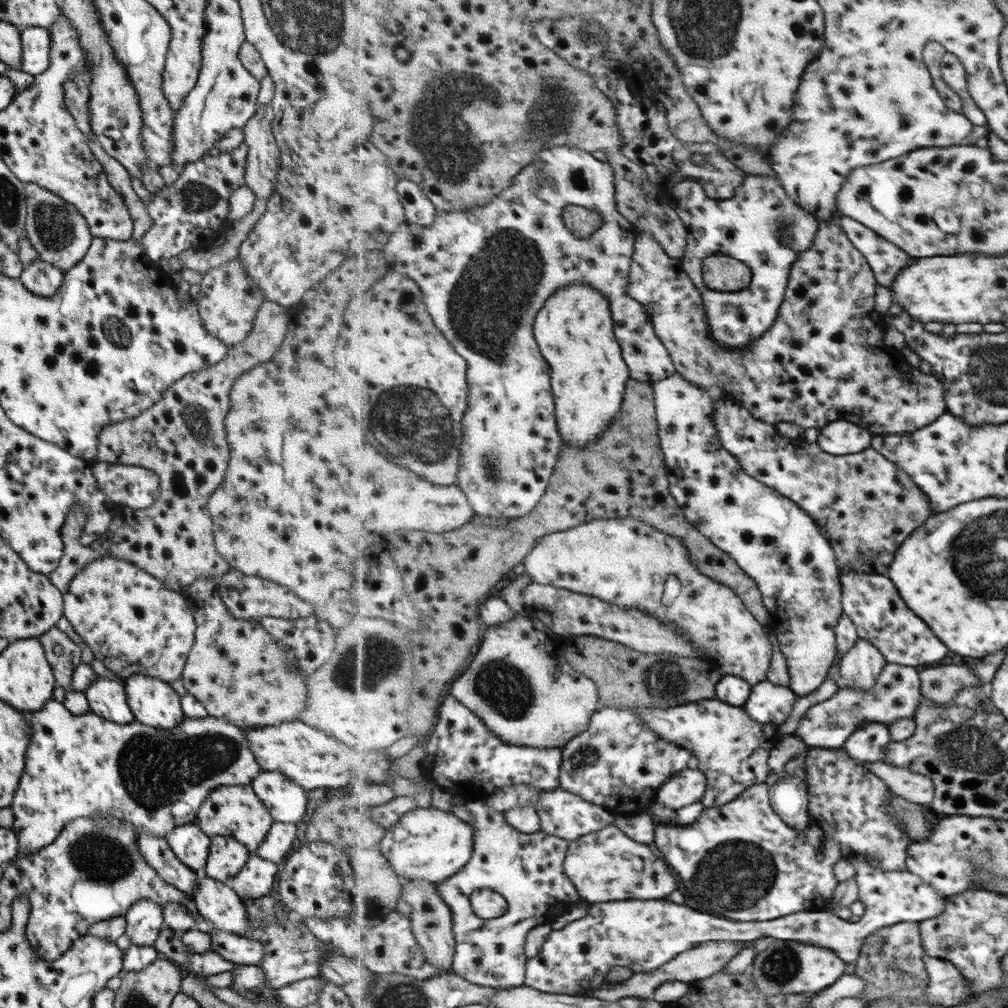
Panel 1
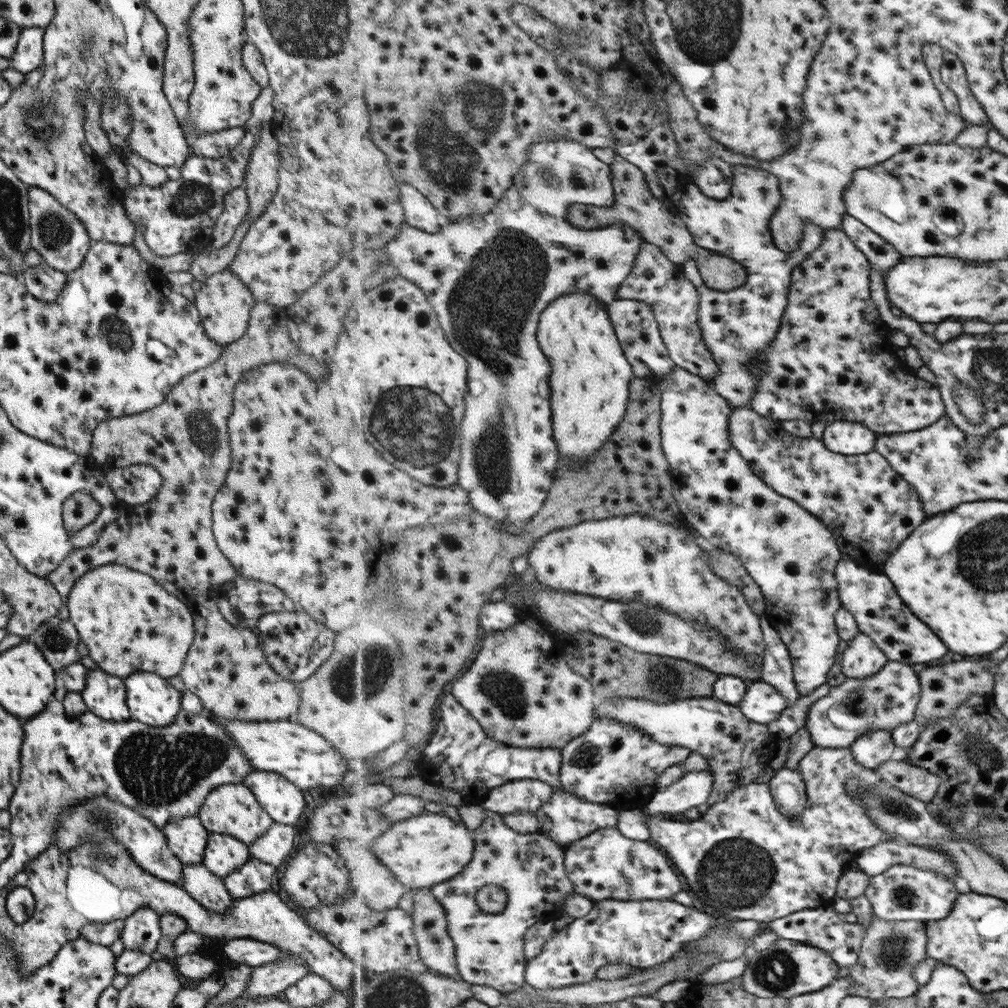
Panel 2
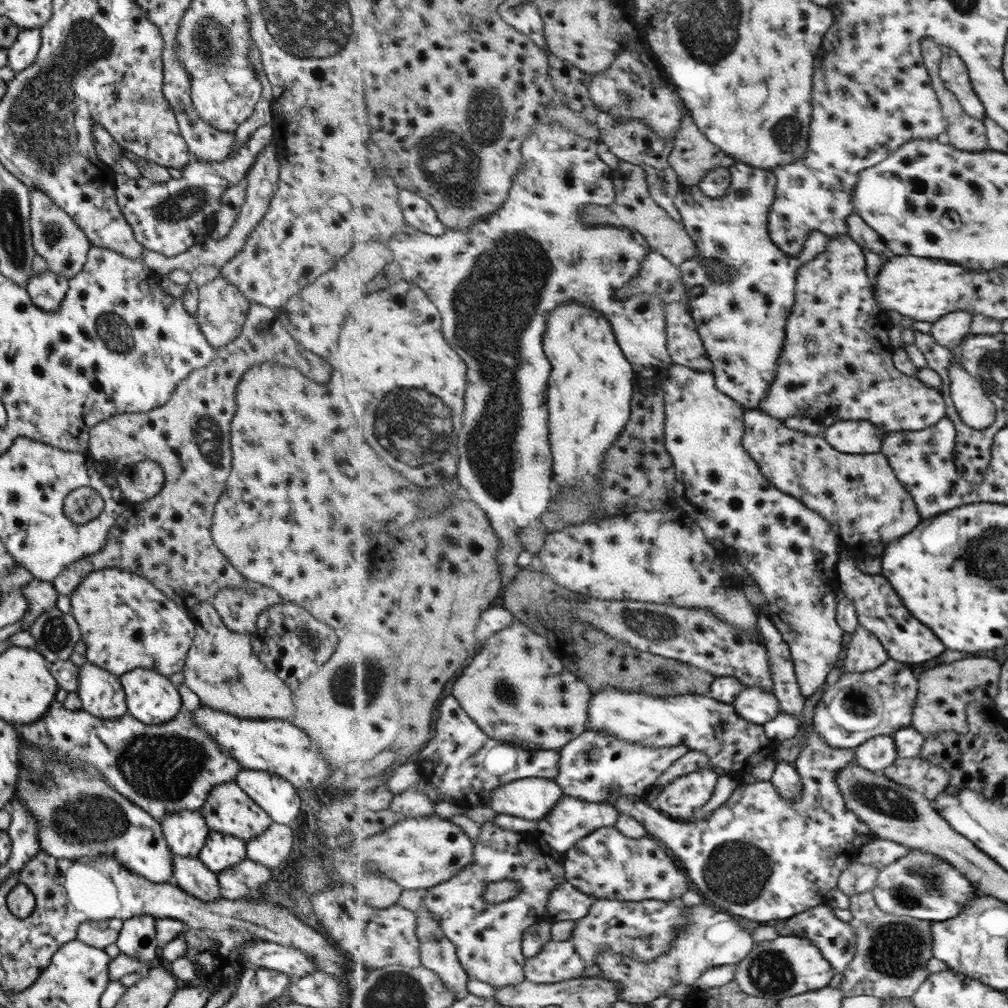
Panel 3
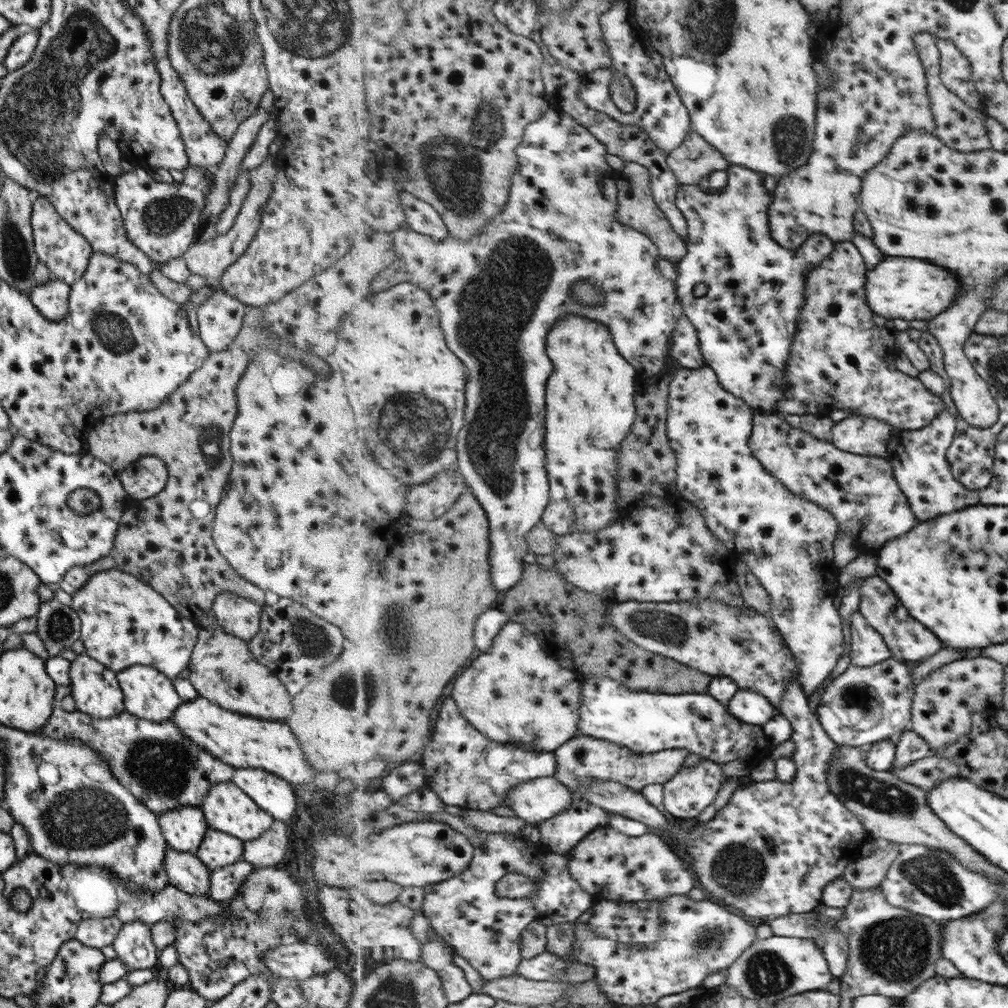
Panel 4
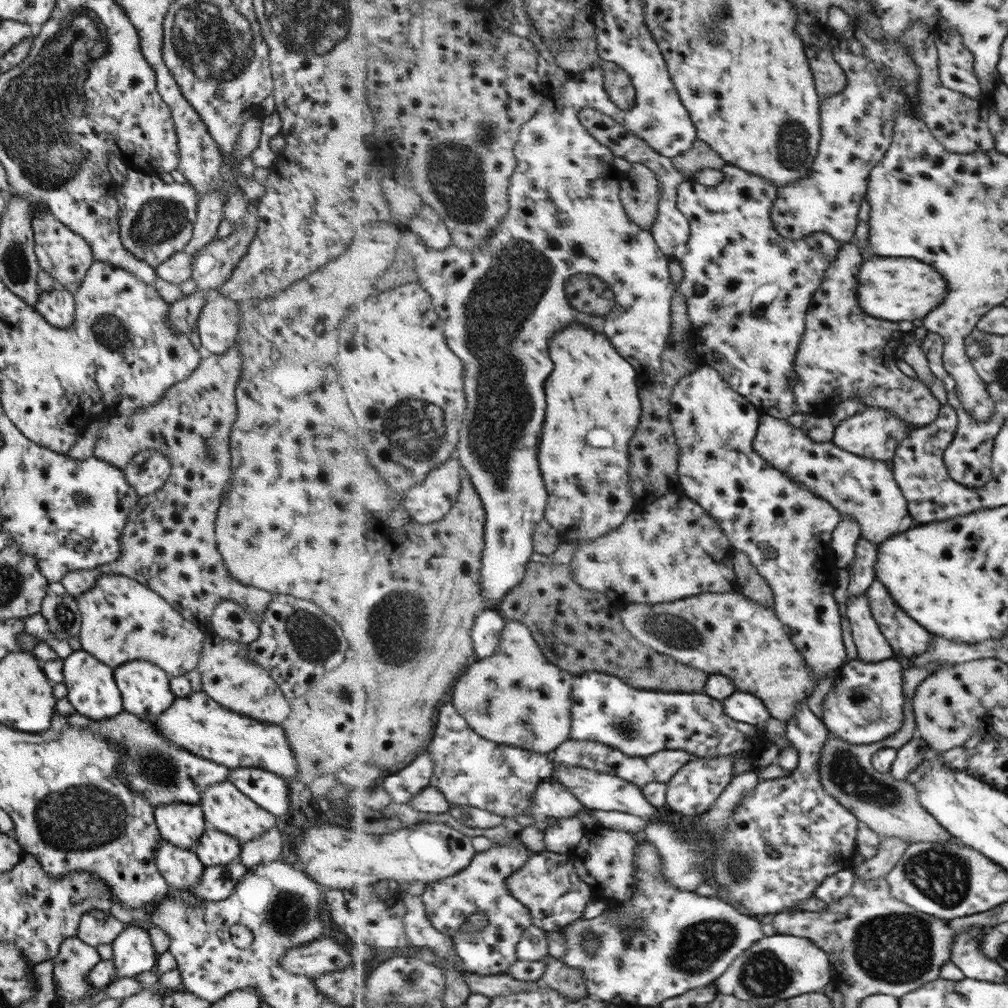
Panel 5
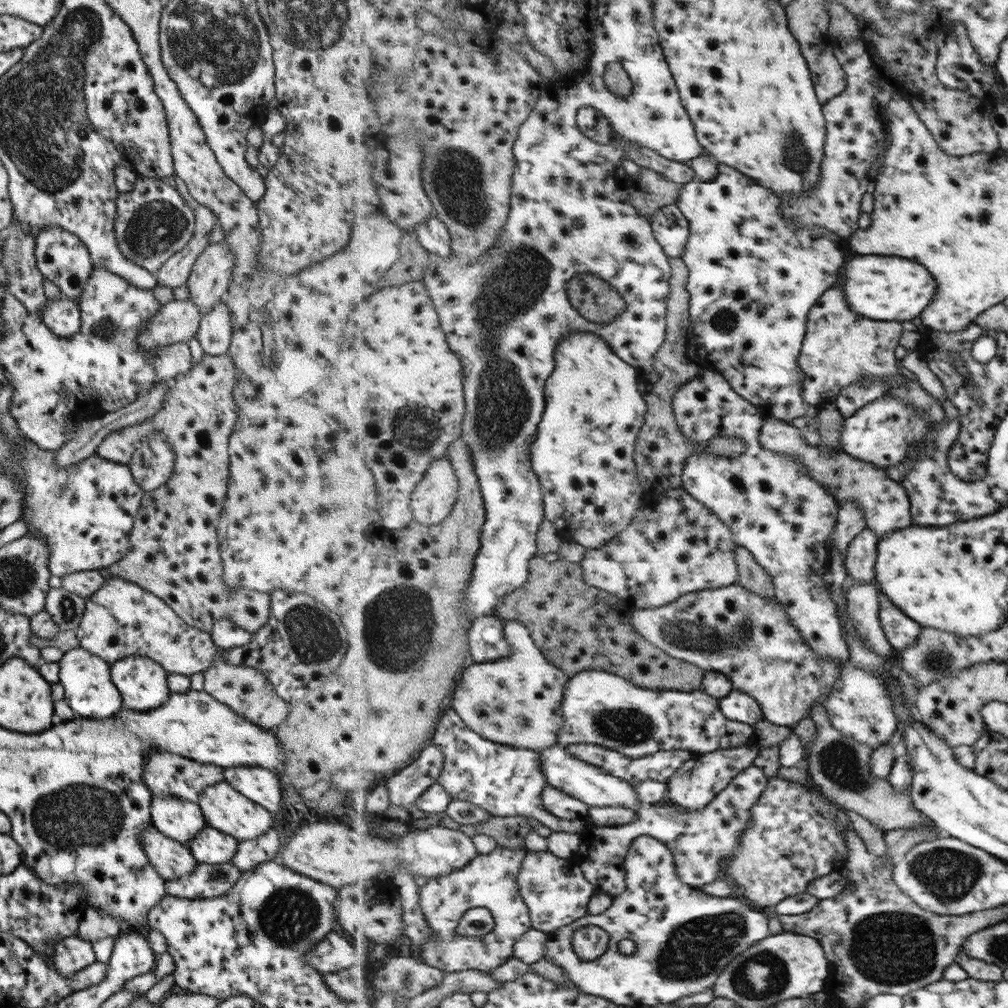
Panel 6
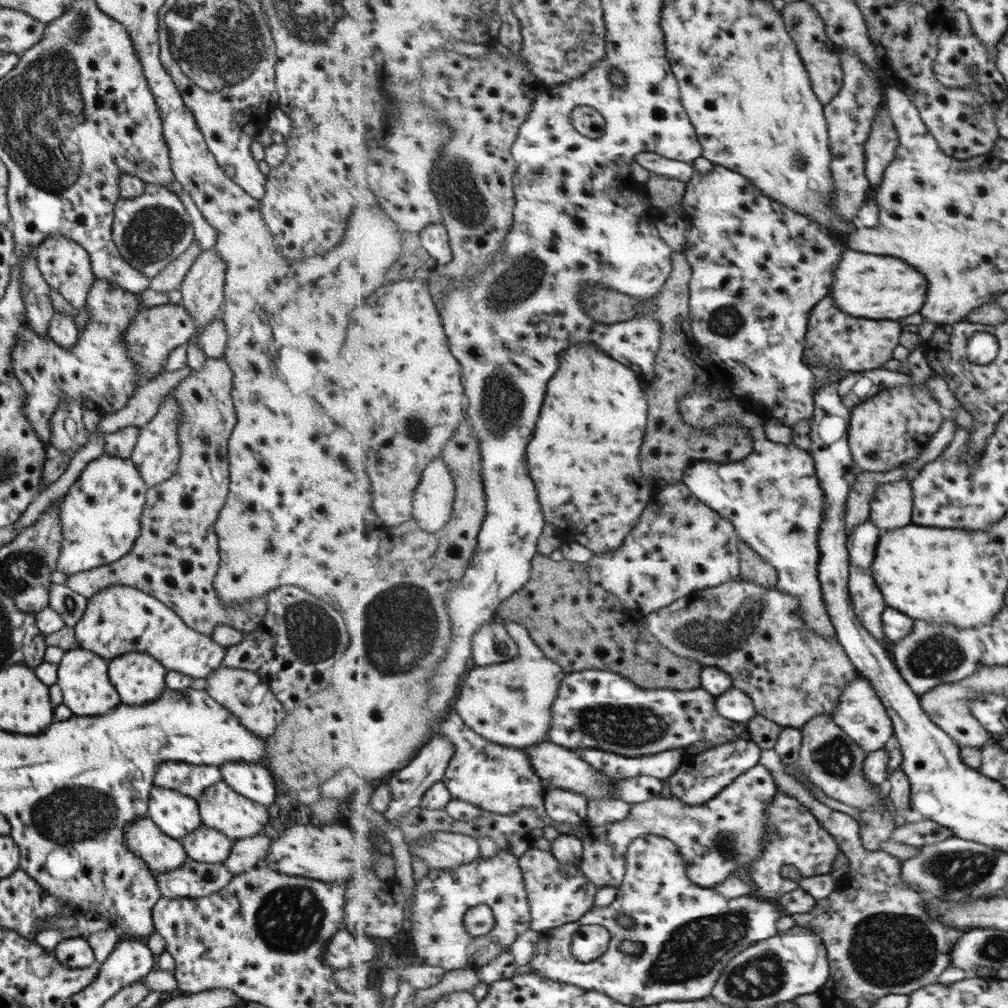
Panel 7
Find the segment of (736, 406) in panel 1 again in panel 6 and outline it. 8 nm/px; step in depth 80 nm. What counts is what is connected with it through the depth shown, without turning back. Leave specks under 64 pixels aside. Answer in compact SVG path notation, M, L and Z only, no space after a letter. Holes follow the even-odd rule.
M765 417L760 440L763 449L775 453L791 454L795 461L807 467L811 472L811 477L815 477L815 480L819 481L831 496L835 497L840 506L848 502L856 502L865 513L867 527L880 539L892 532L914 525L912 504L910 496L907 495L907 489L899 481L891 480L886 468L861 462L847 452L831 453L831 450L823 448L823 445L812 445L795 425L775 417Z

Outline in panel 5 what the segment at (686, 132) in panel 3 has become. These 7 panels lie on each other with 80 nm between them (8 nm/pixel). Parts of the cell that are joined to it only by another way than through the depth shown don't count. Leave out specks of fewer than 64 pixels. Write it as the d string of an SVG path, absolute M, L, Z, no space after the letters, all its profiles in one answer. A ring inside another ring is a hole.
M699 138L689 151L673 157L672 163L686 176L687 181L695 180L703 168L726 170L729 165L707 141Z

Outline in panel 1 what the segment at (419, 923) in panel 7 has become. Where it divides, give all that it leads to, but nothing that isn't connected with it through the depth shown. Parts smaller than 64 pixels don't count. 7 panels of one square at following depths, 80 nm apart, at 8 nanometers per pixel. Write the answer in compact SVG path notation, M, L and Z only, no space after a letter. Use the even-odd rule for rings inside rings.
M482 800L466 801L466 810L472 815L474 826L474 855L469 863L450 879L438 885L443 900L454 912L454 933L456 938L456 954L453 972L463 976L473 984L498 989L512 989L526 984L526 941L529 932L539 925L551 925L558 917L565 914L581 901L577 887L565 869L570 841L543 830L535 834L525 834L509 824L506 813L499 812ZM490 888L501 893L508 902L508 913L502 917L485 920L476 916L471 906L470 896L475 891Z

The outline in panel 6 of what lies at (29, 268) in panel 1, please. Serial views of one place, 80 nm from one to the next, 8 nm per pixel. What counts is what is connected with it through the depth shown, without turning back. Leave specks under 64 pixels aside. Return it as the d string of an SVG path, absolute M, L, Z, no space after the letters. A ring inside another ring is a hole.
M65 296L57 300L47 299L40 320L55 333L55 336L68 337L79 328L79 309L70 298Z

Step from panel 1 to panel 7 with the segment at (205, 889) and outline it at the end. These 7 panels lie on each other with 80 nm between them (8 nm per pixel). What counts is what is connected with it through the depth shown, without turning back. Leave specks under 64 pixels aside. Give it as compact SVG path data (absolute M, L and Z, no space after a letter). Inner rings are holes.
M146 815L124 828L123 842L152 872L179 868L188 859L181 843L163 834Z

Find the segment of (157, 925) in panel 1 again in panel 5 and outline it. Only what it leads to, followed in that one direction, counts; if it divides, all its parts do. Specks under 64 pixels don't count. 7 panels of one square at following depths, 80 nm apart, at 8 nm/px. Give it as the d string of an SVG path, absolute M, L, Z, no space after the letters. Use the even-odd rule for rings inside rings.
M127 925L110 943L115 968L115 979L135 977L141 972L153 971L157 954L151 948L146 930Z

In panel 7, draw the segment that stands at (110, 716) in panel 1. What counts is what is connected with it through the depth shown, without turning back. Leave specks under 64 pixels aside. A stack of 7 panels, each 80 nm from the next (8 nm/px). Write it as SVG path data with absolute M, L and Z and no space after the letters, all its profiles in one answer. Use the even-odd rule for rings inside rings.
M87 649L64 651L56 668L56 683L62 692L62 703L77 716L99 716L107 714L120 703L117 691L107 676L108 660Z

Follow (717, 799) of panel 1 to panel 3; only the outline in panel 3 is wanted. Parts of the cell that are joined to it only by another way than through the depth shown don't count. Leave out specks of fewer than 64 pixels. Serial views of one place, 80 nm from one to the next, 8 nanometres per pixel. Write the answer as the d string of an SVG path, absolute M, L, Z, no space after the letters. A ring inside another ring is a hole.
M607 686L604 690L593 693L590 702L590 724L587 731L607 733L609 736L641 743L651 748L685 745L690 750L701 750L710 759L710 765L727 770L724 774L745 769L745 764L751 758L751 754L759 750L759 736L761 736L761 748L769 744L764 726L745 720L733 704L723 703L710 695L696 693L683 696L651 696L641 692L629 692L615 686Z

